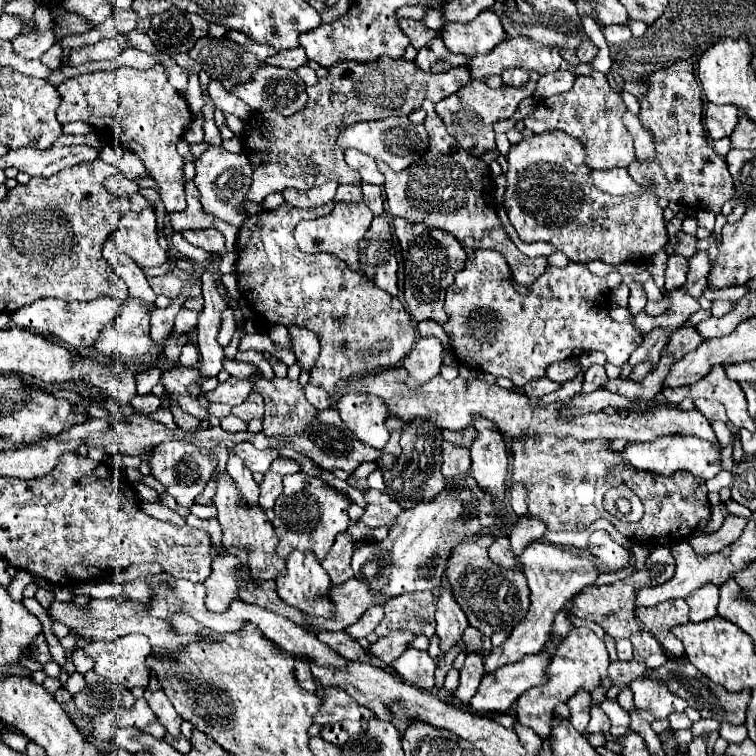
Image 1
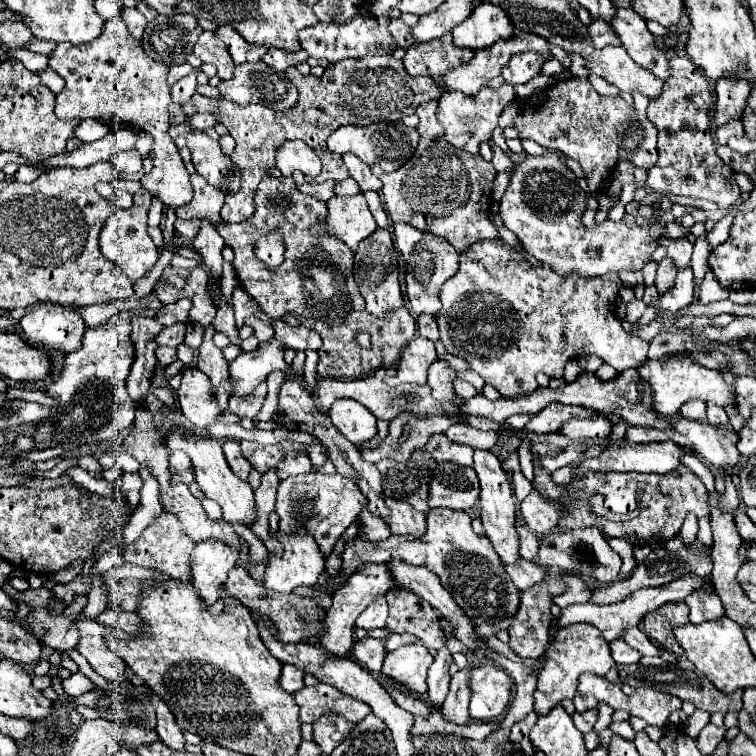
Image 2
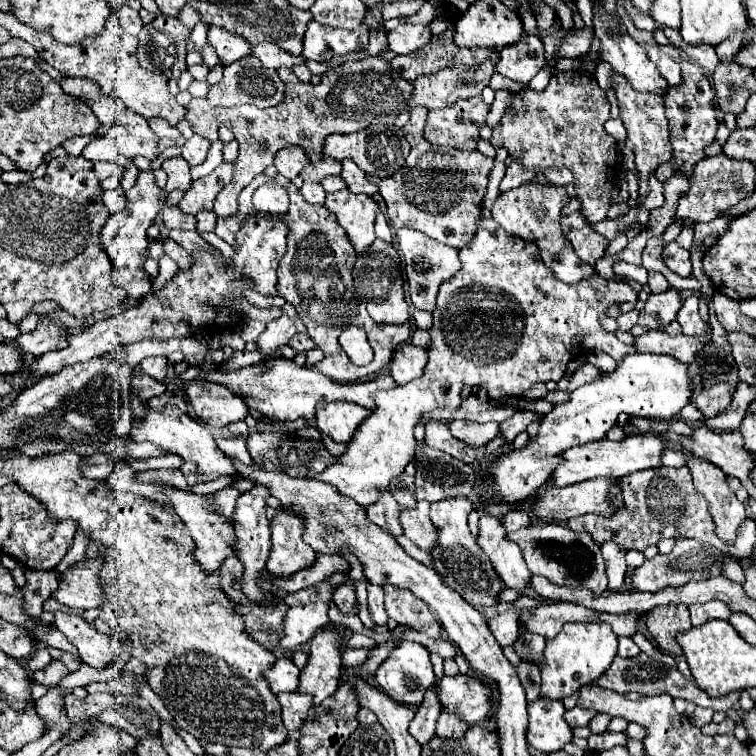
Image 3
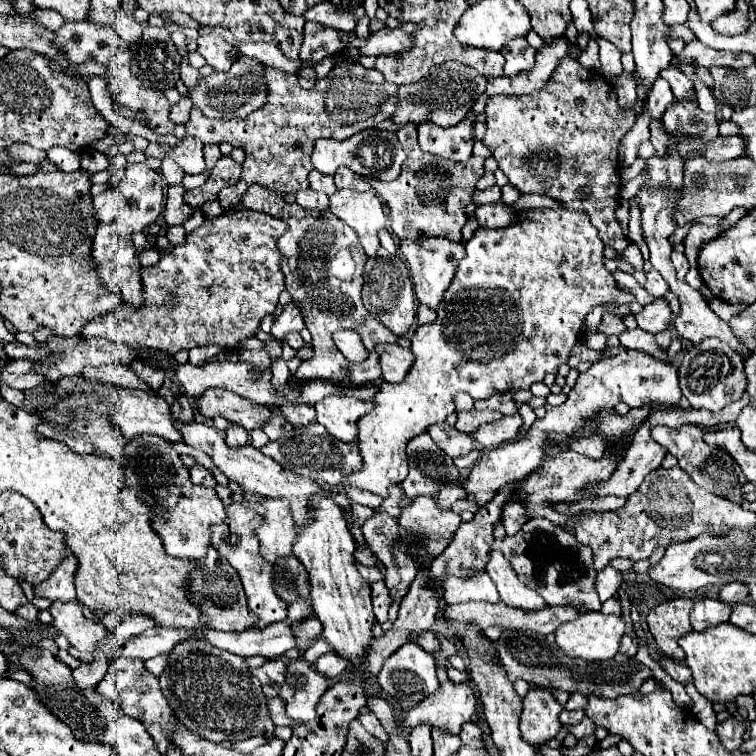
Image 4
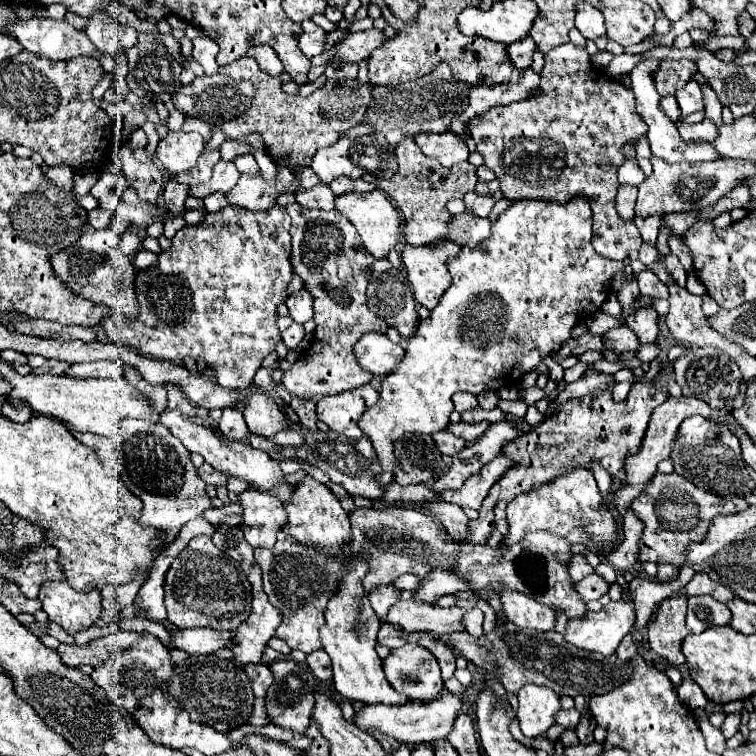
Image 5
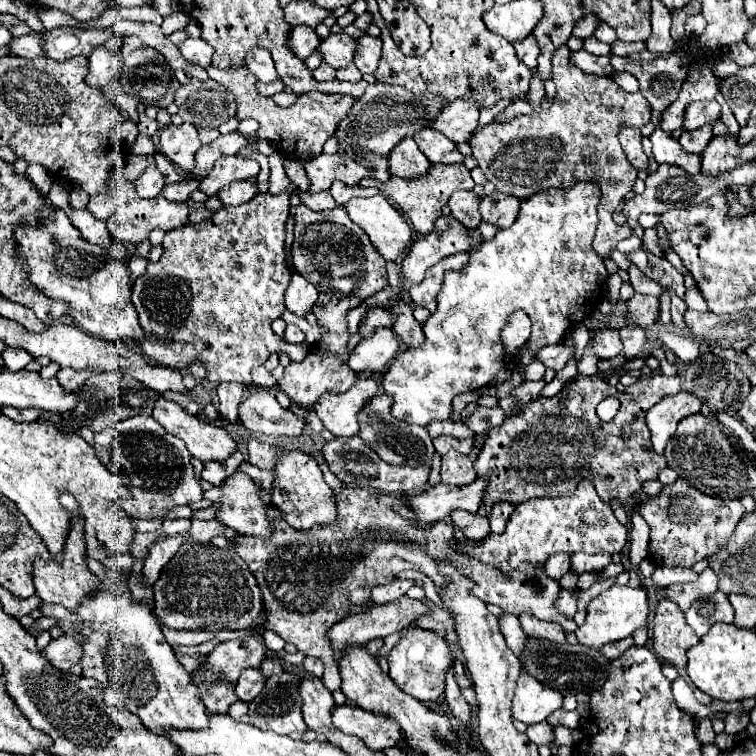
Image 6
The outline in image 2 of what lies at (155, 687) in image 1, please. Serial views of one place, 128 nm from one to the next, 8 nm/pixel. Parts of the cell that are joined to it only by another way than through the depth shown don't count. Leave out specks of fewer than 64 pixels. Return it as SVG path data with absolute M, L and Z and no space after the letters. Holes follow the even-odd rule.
M152 696L152 704L154 704L154 708L156 708L156 718L158 718L156 732L158 732L160 740L162 740L168 748L172 748L172 750L176 750L176 752L184 752L184 750L186 750L186 748L184 748L184 746L186 746L186 740L184 740L182 730L180 730L178 724L174 722L172 712L170 712L168 706L166 706L160 698L156 698L156 696Z

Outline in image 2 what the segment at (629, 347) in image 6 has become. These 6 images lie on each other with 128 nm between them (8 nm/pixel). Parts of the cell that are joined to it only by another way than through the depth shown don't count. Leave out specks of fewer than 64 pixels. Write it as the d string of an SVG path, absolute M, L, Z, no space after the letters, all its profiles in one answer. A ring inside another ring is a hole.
M686 268L686 270L680 270L678 272L674 286L666 294L658 296L652 302L652 306L656 310L656 316L662 318L664 316L662 310L674 314L680 308L692 304L692 296L694 296L694 276L692 276L692 268Z

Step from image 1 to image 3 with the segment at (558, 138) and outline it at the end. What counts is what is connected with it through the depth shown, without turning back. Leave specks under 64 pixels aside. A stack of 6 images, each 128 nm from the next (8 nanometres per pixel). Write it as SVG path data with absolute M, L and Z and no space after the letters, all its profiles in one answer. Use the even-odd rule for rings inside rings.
M532 184L532 186L518 186L506 194L500 194L490 212L492 212L492 220L496 220L506 232L520 236L528 242L534 242L540 248L542 260L546 262L548 268L552 268L554 276L560 282L574 284L578 280L590 278L594 270L576 256L576 252L572 250L572 246L566 242L562 234L562 228L560 228L562 212L560 210L566 206L566 202L568 202L568 194L564 188L554 186L554 188L540 190L536 184Z

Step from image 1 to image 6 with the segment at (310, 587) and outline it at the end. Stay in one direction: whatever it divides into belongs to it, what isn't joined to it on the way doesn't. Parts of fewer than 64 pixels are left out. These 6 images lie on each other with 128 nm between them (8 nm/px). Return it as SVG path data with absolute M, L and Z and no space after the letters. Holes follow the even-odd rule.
M236 470L220 484L222 498L216 510L216 520L244 536L270 536L272 528L266 518L268 506L260 500L256 484Z

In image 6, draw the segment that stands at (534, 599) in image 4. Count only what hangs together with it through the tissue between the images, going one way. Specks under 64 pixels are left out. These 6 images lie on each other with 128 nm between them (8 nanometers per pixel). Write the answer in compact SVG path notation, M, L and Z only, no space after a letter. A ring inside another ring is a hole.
M524 612L520 614L520 622L522 622L522 628L528 636L532 638L538 638L538 640L552 640L554 644L564 644L566 642L566 634L564 634L564 628L556 622L544 622L544 620L538 620L536 616Z

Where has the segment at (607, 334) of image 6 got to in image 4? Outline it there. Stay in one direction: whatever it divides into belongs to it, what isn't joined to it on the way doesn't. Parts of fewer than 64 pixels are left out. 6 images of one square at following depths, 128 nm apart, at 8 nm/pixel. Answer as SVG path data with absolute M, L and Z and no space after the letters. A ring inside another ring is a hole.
M636 328L636 330L624 330L618 338L620 338L620 344L622 344L624 348L648 352L650 356L656 356L656 358L660 358L660 360L666 358L666 352L656 346L654 336L652 336L650 332L644 332L644 330L640 330L640 328Z

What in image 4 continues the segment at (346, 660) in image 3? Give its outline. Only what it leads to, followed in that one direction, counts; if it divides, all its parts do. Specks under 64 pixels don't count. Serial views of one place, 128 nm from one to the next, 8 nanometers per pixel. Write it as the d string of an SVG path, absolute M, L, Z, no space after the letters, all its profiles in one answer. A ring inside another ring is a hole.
M328 652L328 654L322 654L316 660L314 668L316 668L316 672L320 672L326 678L336 678L336 676L340 676L348 668L348 662L342 660L340 656L334 656L332 652Z

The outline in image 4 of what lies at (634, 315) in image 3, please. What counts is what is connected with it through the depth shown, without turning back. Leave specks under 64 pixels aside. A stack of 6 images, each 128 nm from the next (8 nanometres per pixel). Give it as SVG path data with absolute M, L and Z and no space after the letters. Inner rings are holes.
M604 314L604 318L602 318L602 324L598 326L598 334L604 334L606 338L608 336L618 336L620 332L624 332L626 330L626 326L622 324L622 320L618 318L618 316L612 316L612 314Z

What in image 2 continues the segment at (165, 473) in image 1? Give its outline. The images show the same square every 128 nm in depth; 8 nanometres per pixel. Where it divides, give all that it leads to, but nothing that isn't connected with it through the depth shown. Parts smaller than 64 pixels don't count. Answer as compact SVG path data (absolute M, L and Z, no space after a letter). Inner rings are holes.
M174 452L170 456L170 472L172 472L172 484L184 482L190 484L194 482L194 472L192 472L192 462L184 452Z

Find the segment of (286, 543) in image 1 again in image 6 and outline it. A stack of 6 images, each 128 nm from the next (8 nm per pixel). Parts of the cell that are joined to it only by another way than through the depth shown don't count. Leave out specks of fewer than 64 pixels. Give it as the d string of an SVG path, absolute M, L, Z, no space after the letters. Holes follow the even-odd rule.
M592 180L570 188L550 188L548 192L530 196L528 200L522 200L516 222L510 228L498 230L492 240L482 242L480 250L470 254L470 262L462 272L444 274L444 284L438 292L438 308L424 324L426 342L398 354L382 378L386 394L392 394L394 398L392 414L398 420L418 426L426 426L432 420L446 420L452 412L452 398L456 394L482 388L500 370L510 368L512 360L506 358L502 350L500 330L514 310L524 310L532 320L532 352L542 346L562 342L572 324L582 322L592 310L596 310L608 278L604 260L592 250L592 238L598 224L598 200L600 186L592 184Z

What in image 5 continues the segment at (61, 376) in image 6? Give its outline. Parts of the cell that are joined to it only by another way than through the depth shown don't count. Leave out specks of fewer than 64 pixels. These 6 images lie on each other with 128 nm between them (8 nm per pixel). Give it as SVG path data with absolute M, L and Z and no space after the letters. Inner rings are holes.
M98 360L98 362L82 362L72 364L64 374L66 376L80 376L80 378L124 378L122 360Z

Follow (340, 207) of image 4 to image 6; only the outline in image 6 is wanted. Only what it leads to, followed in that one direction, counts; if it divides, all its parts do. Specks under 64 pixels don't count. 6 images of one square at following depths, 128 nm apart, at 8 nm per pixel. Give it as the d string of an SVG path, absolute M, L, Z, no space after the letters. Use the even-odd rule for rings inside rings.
M382 194L354 198L346 204L346 210L352 222L366 230L372 244L386 260L396 262L412 246L412 228Z

